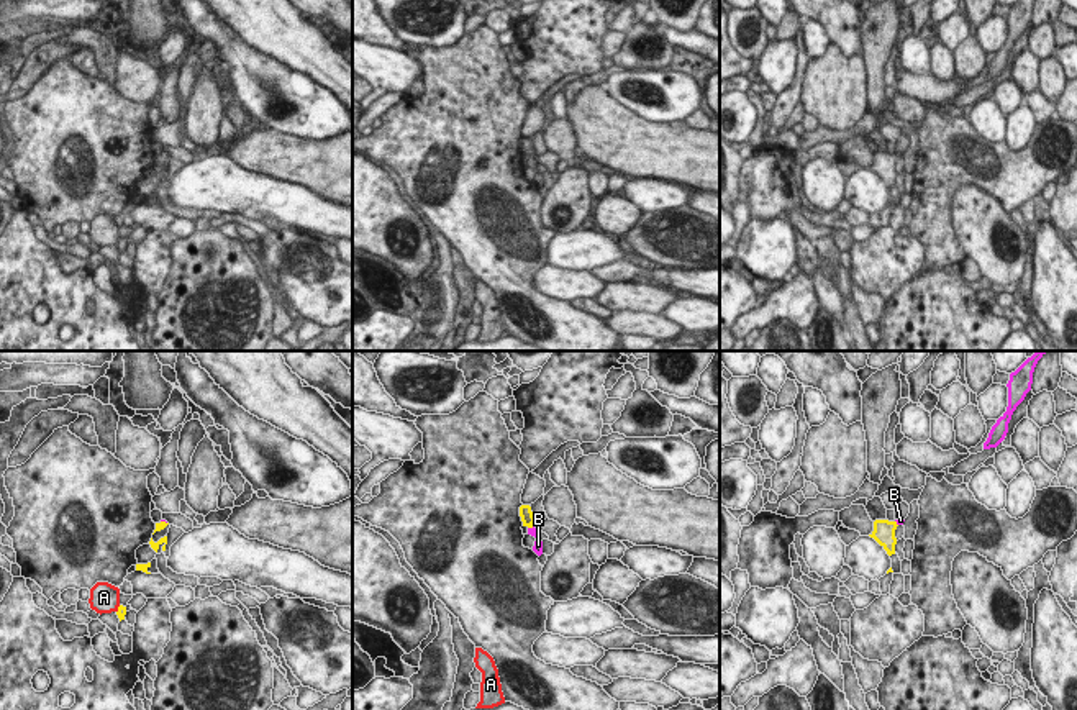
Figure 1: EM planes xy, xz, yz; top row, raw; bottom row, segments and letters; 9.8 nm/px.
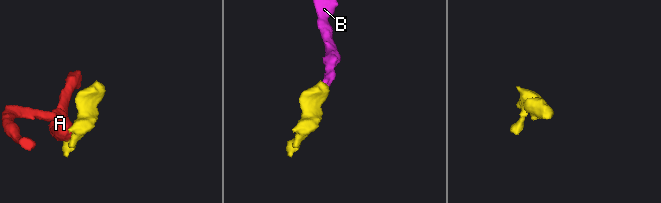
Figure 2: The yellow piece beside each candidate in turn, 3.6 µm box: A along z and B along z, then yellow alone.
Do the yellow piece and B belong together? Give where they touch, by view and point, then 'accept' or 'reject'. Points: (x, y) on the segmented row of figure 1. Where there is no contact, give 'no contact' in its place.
xz (530, 527) | accept

